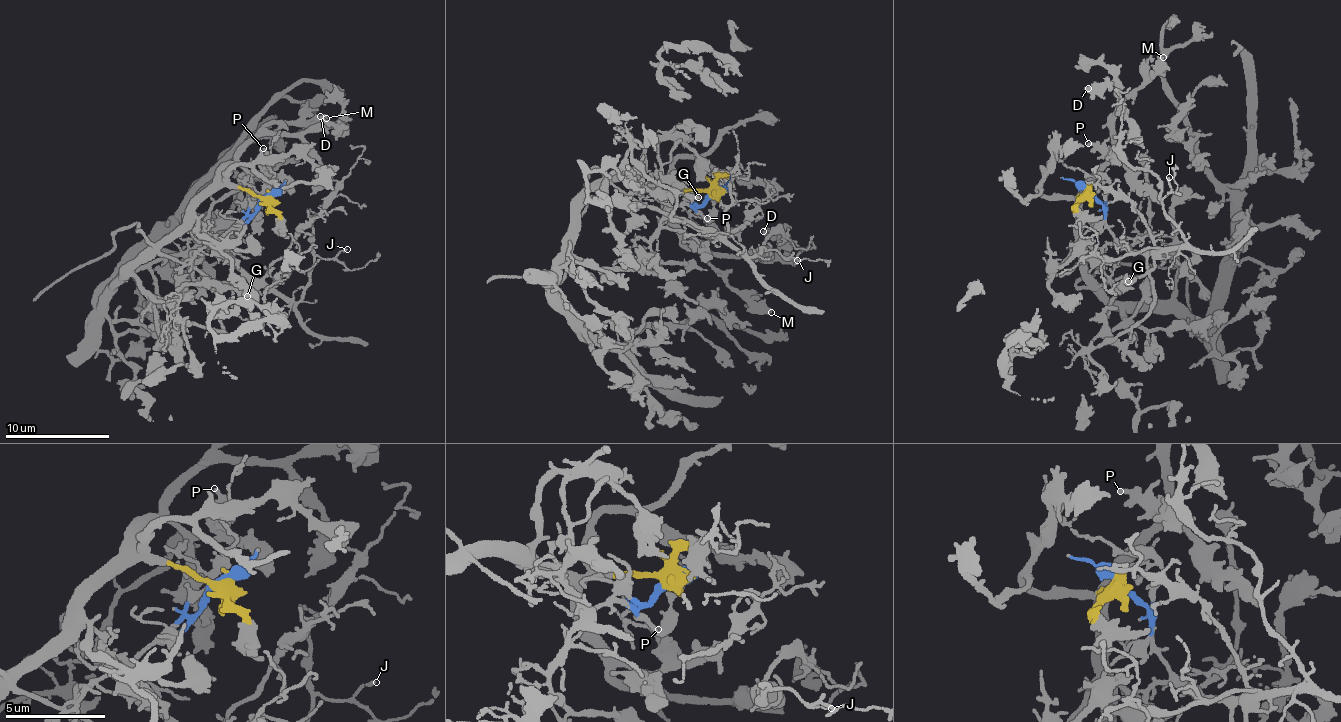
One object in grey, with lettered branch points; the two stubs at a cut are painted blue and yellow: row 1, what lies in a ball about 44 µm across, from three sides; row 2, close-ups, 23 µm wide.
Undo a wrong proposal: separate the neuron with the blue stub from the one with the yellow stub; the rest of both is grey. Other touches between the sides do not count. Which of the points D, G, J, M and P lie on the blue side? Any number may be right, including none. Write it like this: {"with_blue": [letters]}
{"with_blue": ["J"]}

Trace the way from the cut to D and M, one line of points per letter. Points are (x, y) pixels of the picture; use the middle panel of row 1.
D: (714, 195), (677, 191), (666, 201), (665, 213), (685, 244), (710, 256), (767, 259), (778, 241), (762, 231)
M: (714, 195), (677, 191), (666, 201), (665, 213), (685, 245), (705, 255), (730, 288), (764, 303), (771, 313)

